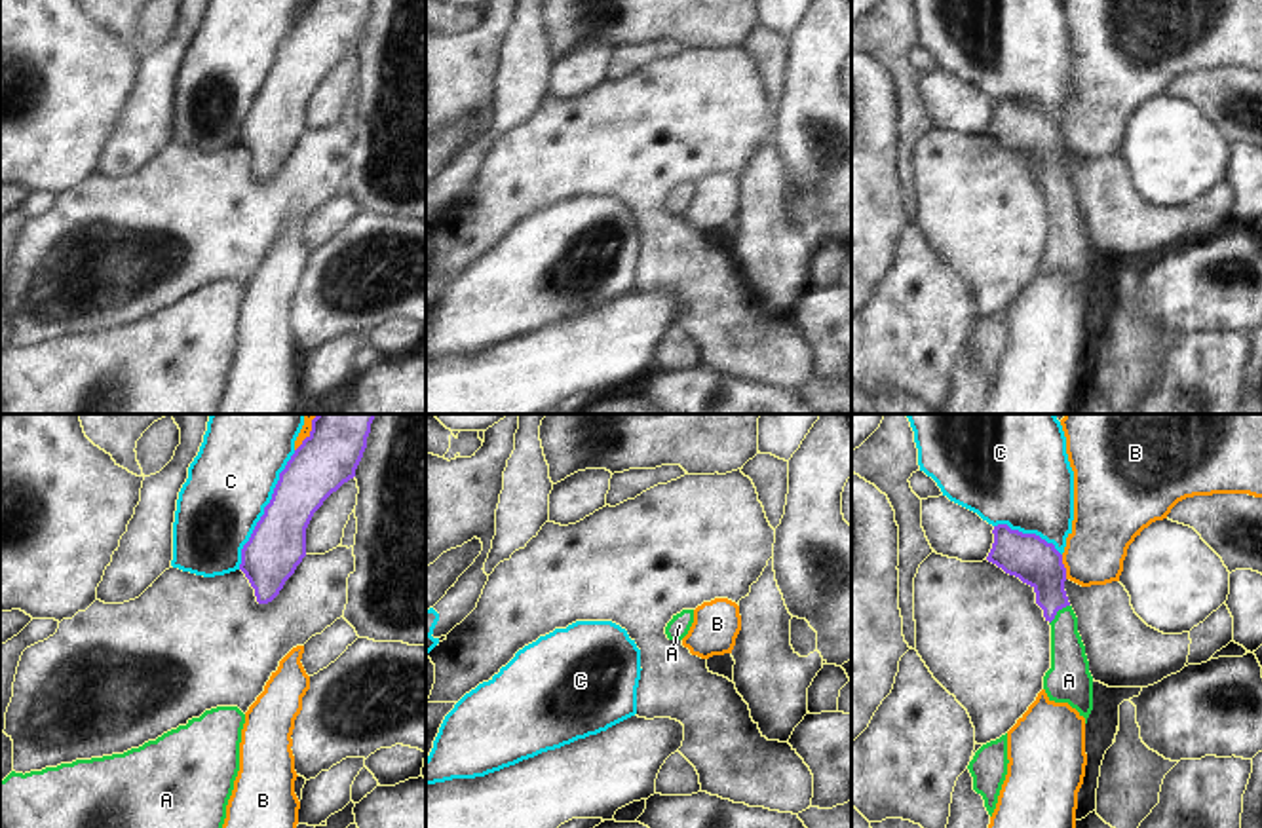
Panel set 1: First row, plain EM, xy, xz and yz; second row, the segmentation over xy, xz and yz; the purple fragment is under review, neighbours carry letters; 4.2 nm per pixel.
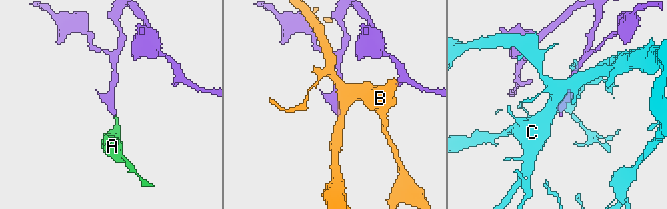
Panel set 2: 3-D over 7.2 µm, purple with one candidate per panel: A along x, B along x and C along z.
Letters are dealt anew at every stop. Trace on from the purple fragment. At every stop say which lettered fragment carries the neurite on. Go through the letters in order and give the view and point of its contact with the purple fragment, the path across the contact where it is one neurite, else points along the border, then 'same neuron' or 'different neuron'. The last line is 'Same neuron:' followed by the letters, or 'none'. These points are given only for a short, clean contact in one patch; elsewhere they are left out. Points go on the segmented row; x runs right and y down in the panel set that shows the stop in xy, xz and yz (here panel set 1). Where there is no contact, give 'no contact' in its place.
A: yz (1057, 610) | across yz (1036, 563), (1048, 574), (1057, 610), (1063, 620), (1069, 663) | same neuron
B: yz (1063, 566) | different neuron
C: xy (265, 509) | different neuron
Same neuron: A

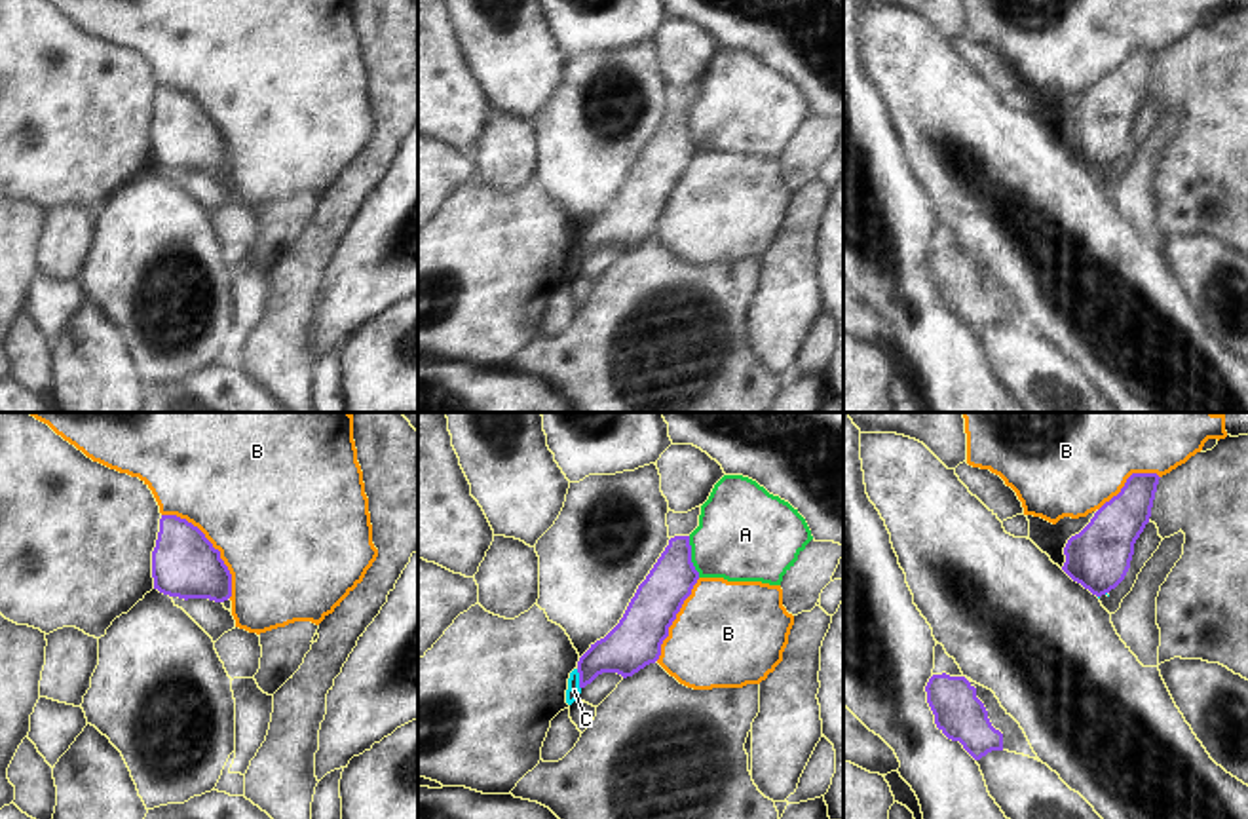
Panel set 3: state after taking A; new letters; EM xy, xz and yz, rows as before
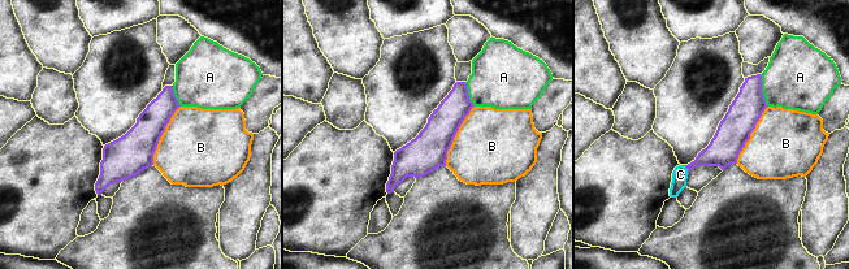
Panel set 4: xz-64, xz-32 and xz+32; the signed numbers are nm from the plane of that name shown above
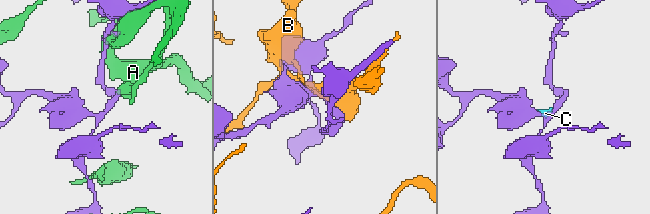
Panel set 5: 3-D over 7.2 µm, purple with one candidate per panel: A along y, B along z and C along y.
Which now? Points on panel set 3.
A: xz (690, 557) | different neuron
B: xy (211, 546) | different neuron
C: xz (580, 679) | along xz (576, 669), (580, 688) | different neuron
Same neuron: none

